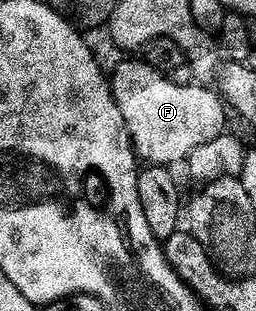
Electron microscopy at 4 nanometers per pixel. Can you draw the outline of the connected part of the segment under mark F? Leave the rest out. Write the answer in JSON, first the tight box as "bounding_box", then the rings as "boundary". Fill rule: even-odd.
{"bounding_box":[108,61,227,165],"boundary":[[[145,61],[122,63],[108,79],[114,92],[114,103],[120,109],[126,134],[130,137],[135,156],[150,165],[181,164],[196,145],[212,141],[227,130],[227,108],[219,94],[206,85],[193,82],[176,85]]]}

